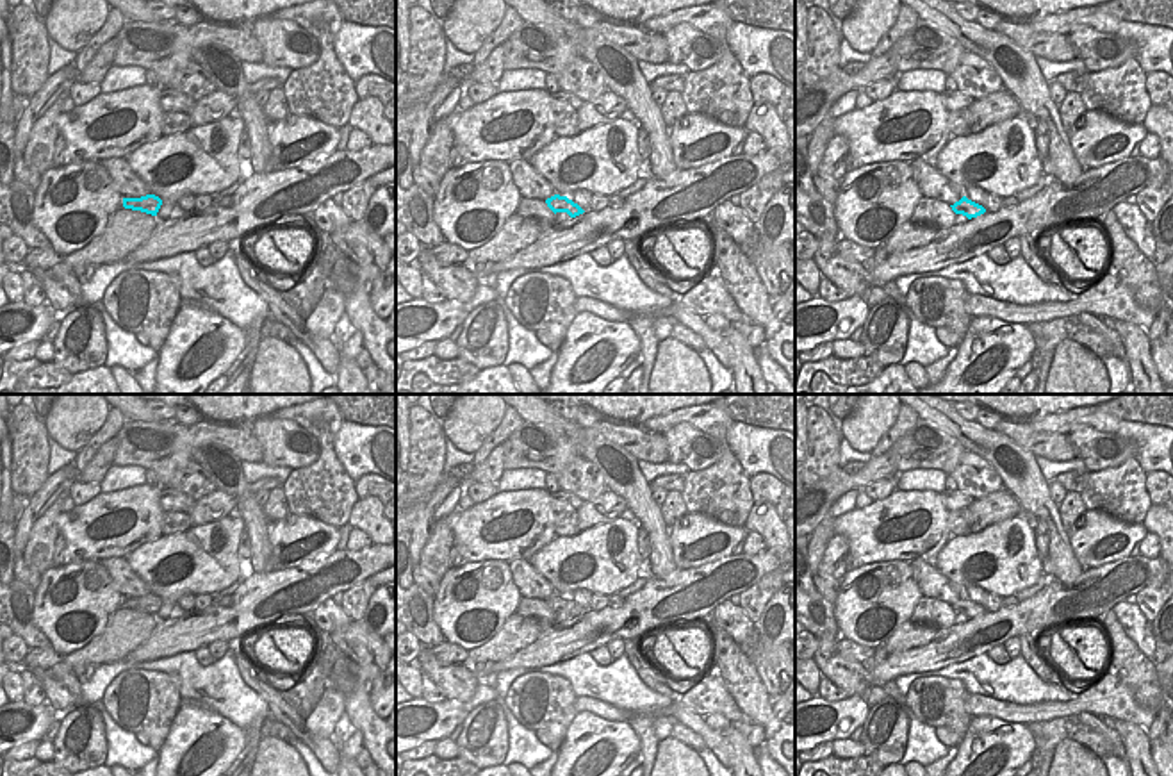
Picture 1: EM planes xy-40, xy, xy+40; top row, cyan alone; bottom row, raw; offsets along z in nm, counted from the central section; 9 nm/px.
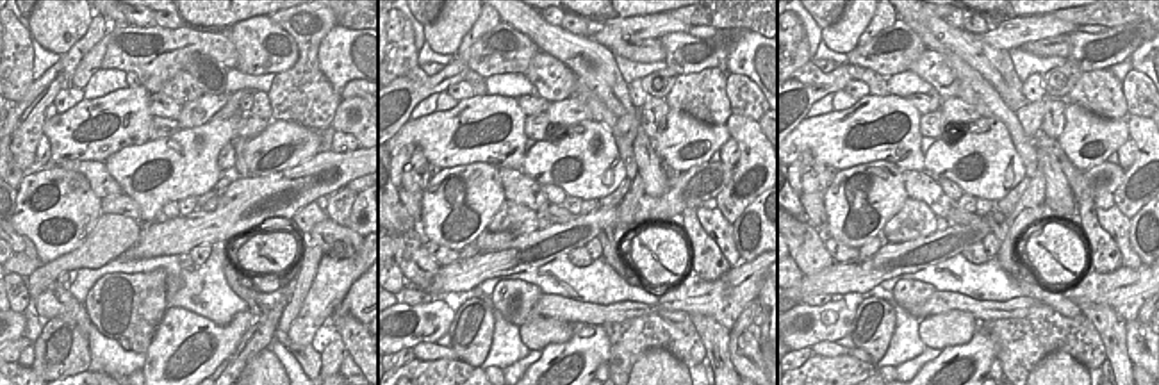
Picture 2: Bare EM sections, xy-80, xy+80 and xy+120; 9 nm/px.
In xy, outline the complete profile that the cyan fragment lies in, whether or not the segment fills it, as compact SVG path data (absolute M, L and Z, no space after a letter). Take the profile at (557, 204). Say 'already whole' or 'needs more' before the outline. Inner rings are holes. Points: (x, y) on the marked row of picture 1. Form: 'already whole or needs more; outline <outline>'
already whole; outline M560 194L547 198L545 203L554 214L567 212L570 218L576 218L585 212L578 203Z

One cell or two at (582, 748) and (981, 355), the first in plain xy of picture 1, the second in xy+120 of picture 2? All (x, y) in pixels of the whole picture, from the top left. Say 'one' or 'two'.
one

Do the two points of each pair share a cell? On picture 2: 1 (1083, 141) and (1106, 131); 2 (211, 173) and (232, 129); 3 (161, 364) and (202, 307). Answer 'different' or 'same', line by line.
1: same
2: same
3: different

